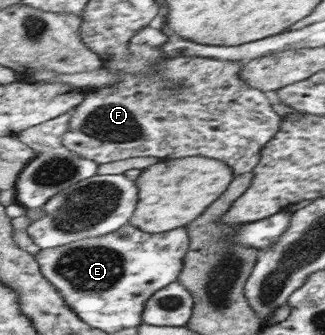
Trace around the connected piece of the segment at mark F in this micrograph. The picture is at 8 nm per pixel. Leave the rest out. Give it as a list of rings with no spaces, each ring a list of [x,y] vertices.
[[[178,56],[157,64],[157,71],[147,71],[146,76],[114,70],[123,77],[121,82],[88,91],[87,98],[73,111],[62,145],[99,164],[130,157],[206,156],[230,164],[235,177],[250,173],[261,161],[264,146],[281,130],[284,119],[264,91],[241,78],[245,64],[238,60]]]

